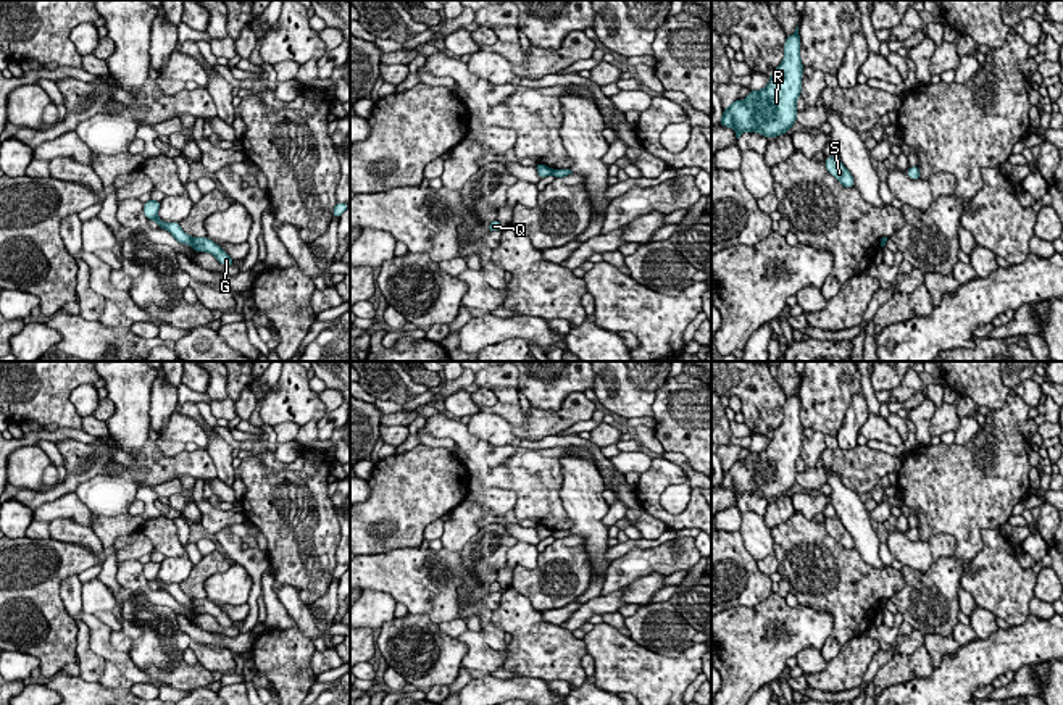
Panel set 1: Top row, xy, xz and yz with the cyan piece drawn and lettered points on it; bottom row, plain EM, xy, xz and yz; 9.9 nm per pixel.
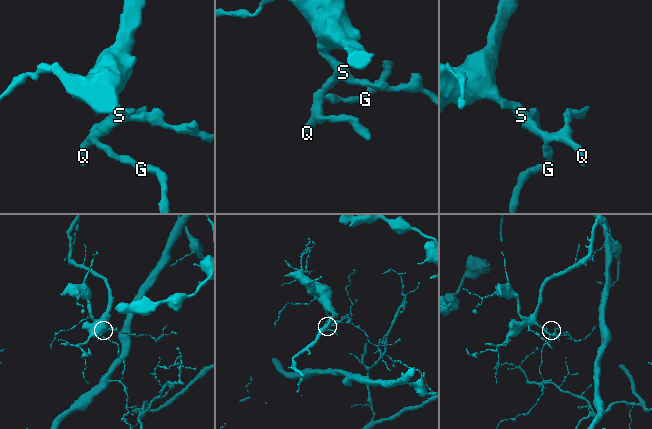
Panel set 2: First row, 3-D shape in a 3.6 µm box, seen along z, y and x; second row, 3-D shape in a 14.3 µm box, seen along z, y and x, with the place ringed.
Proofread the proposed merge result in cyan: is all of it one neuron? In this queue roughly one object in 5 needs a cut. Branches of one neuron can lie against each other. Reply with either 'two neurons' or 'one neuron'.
two neurons

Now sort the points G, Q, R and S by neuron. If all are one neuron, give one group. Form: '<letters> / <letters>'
G / Q R S

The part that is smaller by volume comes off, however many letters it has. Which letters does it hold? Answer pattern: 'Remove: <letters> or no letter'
Remove: G

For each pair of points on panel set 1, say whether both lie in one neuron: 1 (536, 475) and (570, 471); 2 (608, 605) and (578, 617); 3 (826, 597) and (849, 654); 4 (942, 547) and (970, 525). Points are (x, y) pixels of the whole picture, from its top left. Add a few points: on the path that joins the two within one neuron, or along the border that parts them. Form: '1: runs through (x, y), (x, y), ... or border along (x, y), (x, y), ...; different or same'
1: border along (575, 454), (566, 454), (560, 462), (563, 510); different
2: runs through (600, 605), (586, 610); same
3: border along (865, 633), (852, 638), (826, 663); different
4: border along (952, 534), (954, 552), (942, 555), (931, 567); different

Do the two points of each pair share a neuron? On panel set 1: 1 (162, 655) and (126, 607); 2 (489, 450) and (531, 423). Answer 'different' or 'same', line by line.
1: same
2: different

